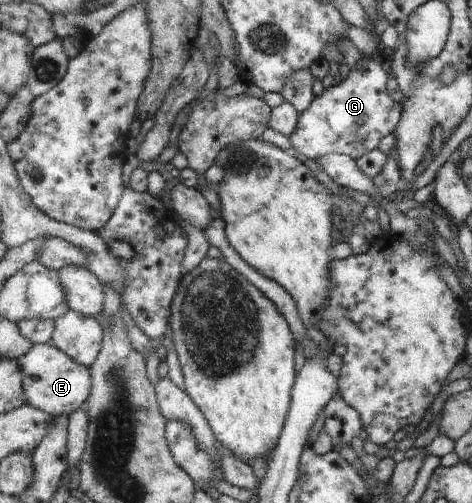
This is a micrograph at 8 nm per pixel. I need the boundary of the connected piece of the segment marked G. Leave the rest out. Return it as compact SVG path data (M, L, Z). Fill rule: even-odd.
M364 57L365 63L359 70L352 70L338 85L334 85L315 97L314 102L300 115L300 122L297 133L290 138L293 147L301 155L310 160L316 159L318 155L336 153L350 156L357 161L366 153L380 147L380 141L386 135L395 135L398 129L401 116L403 115L402 103L394 101L388 95L388 72L376 59Z

